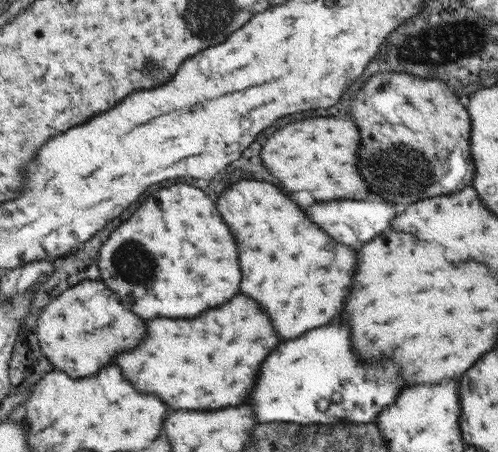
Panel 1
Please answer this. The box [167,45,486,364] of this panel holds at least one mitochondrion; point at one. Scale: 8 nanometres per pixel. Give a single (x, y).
(391, 162)

